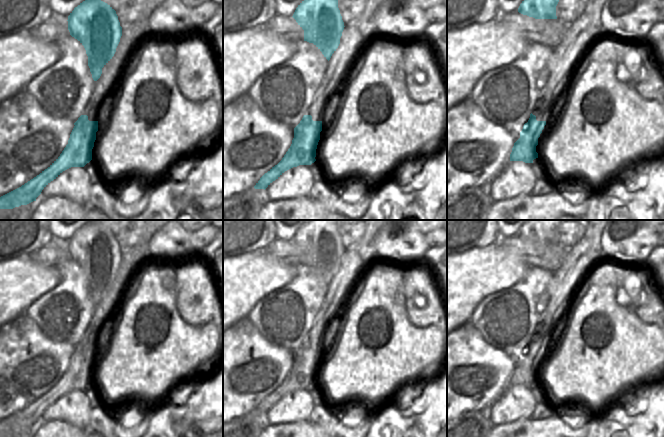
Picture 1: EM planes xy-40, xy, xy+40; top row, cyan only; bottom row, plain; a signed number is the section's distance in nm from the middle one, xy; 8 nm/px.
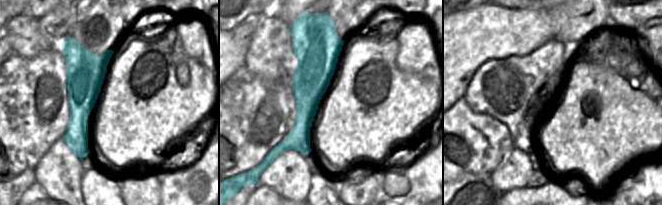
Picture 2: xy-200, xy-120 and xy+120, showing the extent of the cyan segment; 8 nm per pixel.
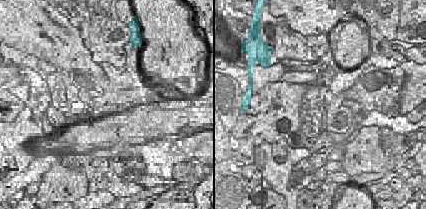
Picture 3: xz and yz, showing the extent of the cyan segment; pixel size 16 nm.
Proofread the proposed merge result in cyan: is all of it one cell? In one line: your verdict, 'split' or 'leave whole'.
split

